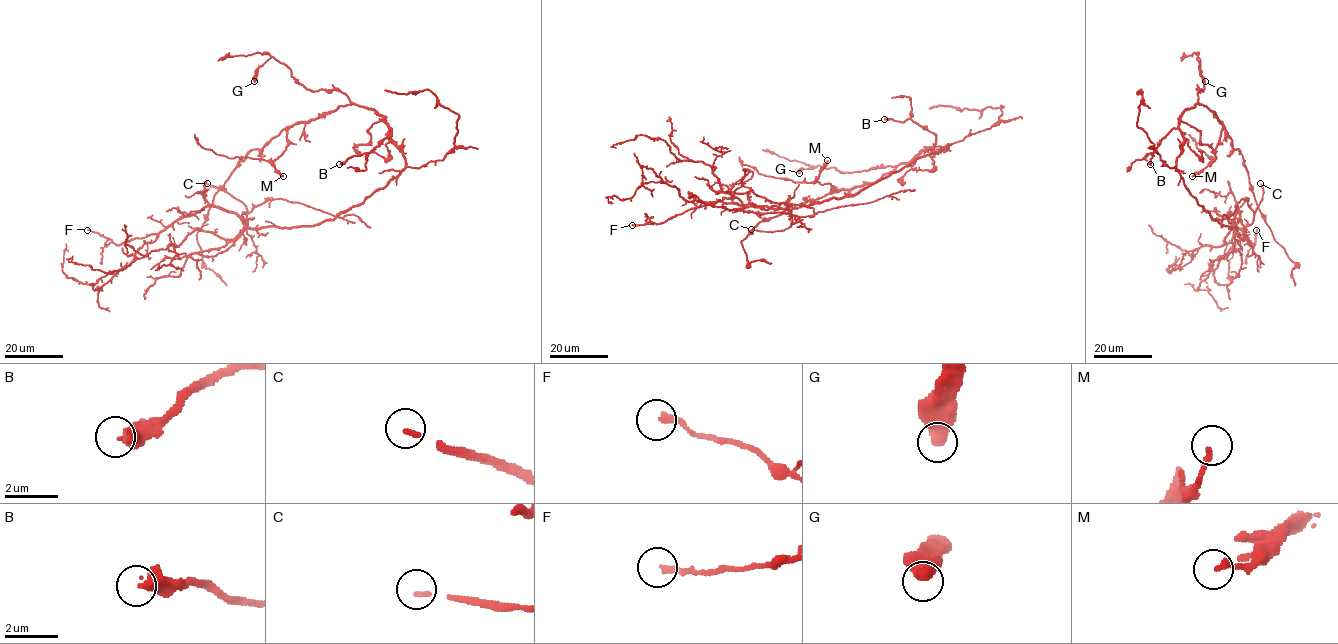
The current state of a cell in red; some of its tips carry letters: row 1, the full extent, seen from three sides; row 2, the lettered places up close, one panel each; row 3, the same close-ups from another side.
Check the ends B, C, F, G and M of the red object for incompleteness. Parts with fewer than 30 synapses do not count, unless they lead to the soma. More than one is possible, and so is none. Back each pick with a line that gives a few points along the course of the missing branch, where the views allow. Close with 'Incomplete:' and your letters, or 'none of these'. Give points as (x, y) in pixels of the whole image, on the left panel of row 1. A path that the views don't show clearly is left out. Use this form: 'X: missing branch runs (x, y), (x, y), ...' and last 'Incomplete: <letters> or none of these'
B: missing branch runs (339, 164), (294, 205), (294, 213), (280, 226)
C: missing branch runs (207, 183), (127, 182), (83, 190), (43, 191), (17, 187), (12, 174)
Incomplete: B, C

